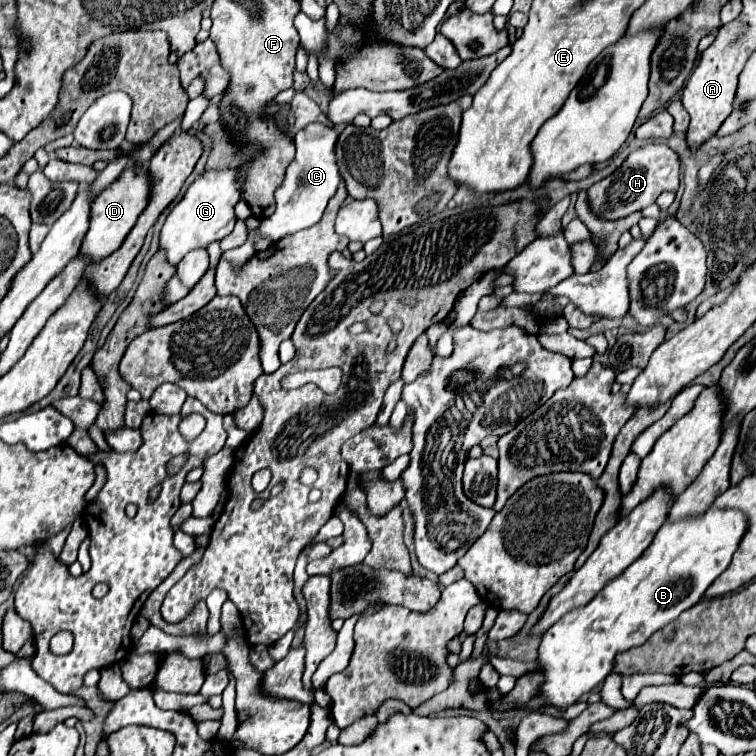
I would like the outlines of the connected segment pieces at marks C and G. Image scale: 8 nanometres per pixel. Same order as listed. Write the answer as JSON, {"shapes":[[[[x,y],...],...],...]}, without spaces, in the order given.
{"shapes":[[[[311,123],[295,135],[297,155],[287,167],[287,173],[293,173],[293,185],[291,181],[283,181],[283,185],[277,189],[275,213],[271,217],[261,219],[261,225],[255,231],[249,231],[249,237],[243,245],[223,253],[225,261],[231,265],[235,273],[239,273],[239,269],[243,269],[243,265],[257,253],[255,241],[259,237],[267,237],[275,243],[291,233],[297,233],[299,229],[307,229],[315,225],[321,219],[327,207],[327,201],[337,193],[339,181],[341,181],[341,175],[335,165],[335,141],[337,141],[337,131],[323,123]]],[[[223,169],[223,171],[205,171],[199,179],[191,183],[183,199],[167,215],[163,229],[159,233],[159,249],[165,251],[169,265],[177,265],[189,251],[203,249],[213,241],[221,241],[233,231],[233,225],[237,221],[233,205],[241,199],[241,187],[235,181],[237,171]]]]}

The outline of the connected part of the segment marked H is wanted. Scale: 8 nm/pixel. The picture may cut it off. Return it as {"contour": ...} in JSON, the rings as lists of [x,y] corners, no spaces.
{"contour":[[[649,143],[633,151],[615,173],[589,187],[587,191],[589,207],[597,217],[603,217],[607,221],[627,217],[633,211],[641,211],[653,205],[663,191],[675,193],[679,189],[679,173],[681,173],[679,155],[665,143]]]}

